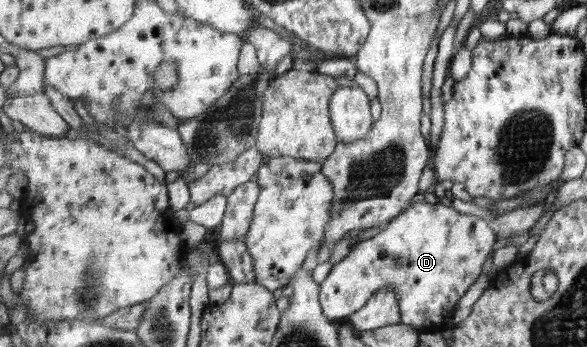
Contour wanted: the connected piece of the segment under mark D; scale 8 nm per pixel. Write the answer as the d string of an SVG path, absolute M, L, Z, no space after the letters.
M416 202L381 232L352 246L348 255L330 270L320 285L324 313L333 321L346 321L363 308L377 291L391 289L400 298L403 324L414 326L419 331L440 329L455 312L461 296L465 296L477 278L483 275L483 264L487 262L485 258L491 256L497 239L496 232L484 218L462 214L452 206Z

